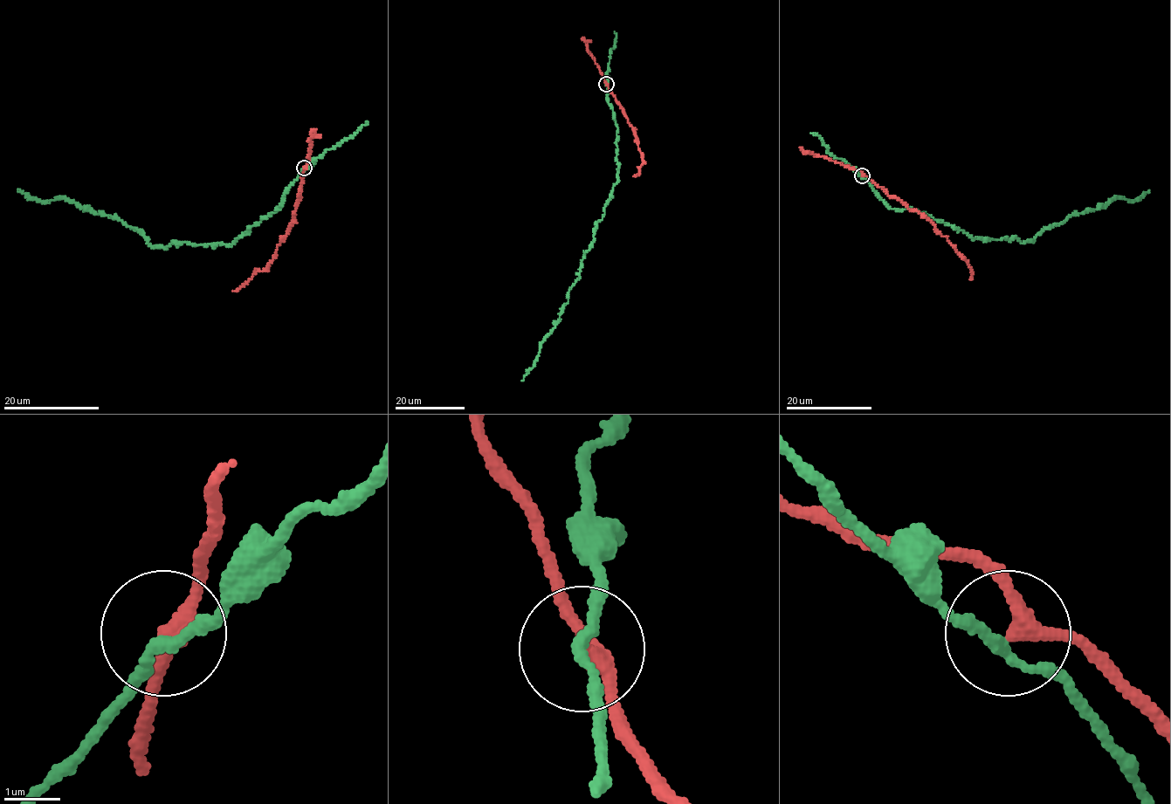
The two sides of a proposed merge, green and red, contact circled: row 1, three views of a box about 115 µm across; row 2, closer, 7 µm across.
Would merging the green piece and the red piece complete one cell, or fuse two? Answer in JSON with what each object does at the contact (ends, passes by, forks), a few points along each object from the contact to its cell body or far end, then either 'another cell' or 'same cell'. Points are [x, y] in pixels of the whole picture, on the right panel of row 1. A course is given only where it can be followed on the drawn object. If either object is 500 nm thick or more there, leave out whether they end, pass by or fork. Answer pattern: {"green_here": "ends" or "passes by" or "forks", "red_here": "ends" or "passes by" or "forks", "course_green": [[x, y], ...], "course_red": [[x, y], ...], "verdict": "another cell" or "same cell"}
{"green_here": "passes by", "red_here": "passes by", "course_green": [[862, 175], [890, 208], [917, 209], [972, 238], [1019, 241], [1149, 189]], "course_red": [[862, 175], [868, 175], [890, 195], [922, 214], [933, 224], [935, 230], [945, 236], [966, 259], [971, 280]], "verdict": "another cell"}

